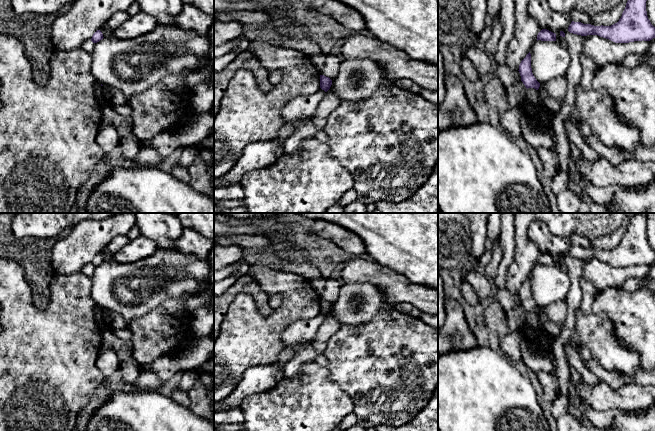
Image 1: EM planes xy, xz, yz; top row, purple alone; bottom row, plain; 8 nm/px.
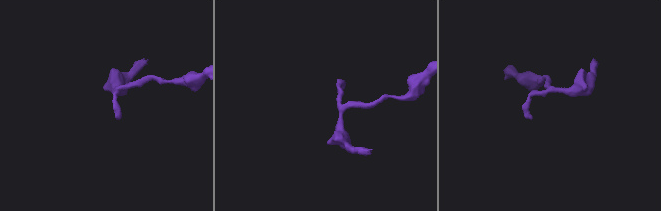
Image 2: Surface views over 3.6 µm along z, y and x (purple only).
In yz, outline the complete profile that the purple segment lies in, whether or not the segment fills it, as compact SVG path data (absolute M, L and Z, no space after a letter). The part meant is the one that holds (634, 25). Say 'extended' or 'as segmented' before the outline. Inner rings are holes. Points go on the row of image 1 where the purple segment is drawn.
as segmented | M628 0L619 21L611 26L594 26L572 21L568 31L587 36L598 35L615 43L650 41L655 38L655 27L646 11L647 0Z

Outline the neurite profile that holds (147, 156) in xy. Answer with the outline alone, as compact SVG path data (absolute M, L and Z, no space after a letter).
M151 147L141 148L134 160L144 167L159 167L164 158L159 155L156 149Z

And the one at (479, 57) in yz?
M471 45L466 50L465 57L474 64L479 76L489 77L492 57L485 49L481 49L478 45Z

